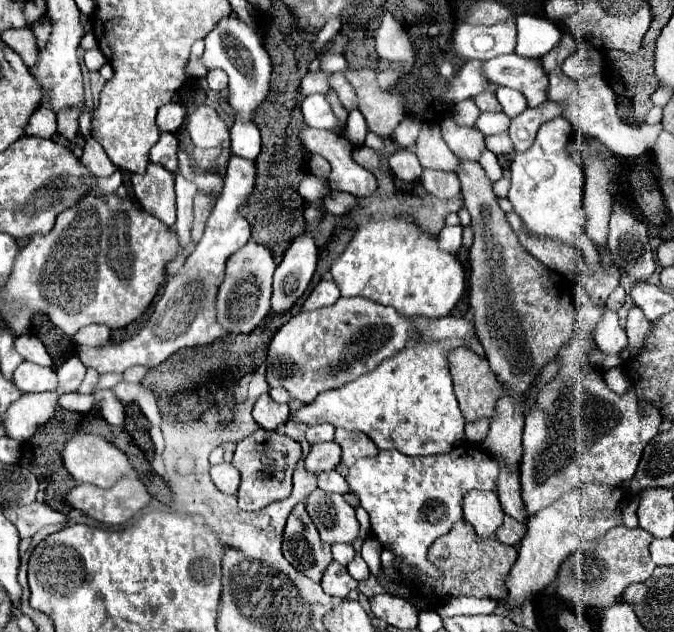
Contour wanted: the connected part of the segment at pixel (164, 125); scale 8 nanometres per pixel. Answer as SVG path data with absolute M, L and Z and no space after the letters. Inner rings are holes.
M168 102L158 110L156 116L156 124L160 128L160 132L176 132L186 116L186 108L180 102Z

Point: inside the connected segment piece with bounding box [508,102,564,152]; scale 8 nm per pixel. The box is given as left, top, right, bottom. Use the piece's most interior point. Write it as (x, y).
(523, 129)

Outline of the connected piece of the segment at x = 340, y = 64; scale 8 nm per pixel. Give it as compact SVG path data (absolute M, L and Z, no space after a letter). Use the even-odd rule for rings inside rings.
M332 54L332 56L322 58L322 70L324 72L346 72L348 64L342 54Z

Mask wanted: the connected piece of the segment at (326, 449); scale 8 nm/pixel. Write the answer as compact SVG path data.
M322 442L322 444L314 444L304 460L304 468L308 472L320 474L320 472L328 472L334 470L340 464L340 446L336 442Z

